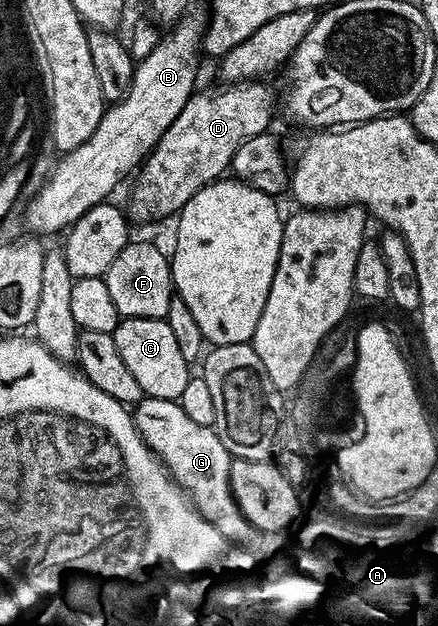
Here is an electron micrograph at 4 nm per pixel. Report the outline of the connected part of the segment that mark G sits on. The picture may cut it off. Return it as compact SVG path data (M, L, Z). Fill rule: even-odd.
M146 396L133 405L132 415L142 440L162 461L167 472L183 488L203 518L212 522L212 526L216 526L216 530L220 530L224 538L236 545L250 546L254 539L259 539L258 529L254 528L252 522L243 514L234 498L230 481L232 457L213 428L200 426L200 422L192 422L192 418L184 413L181 403L151 396Z

